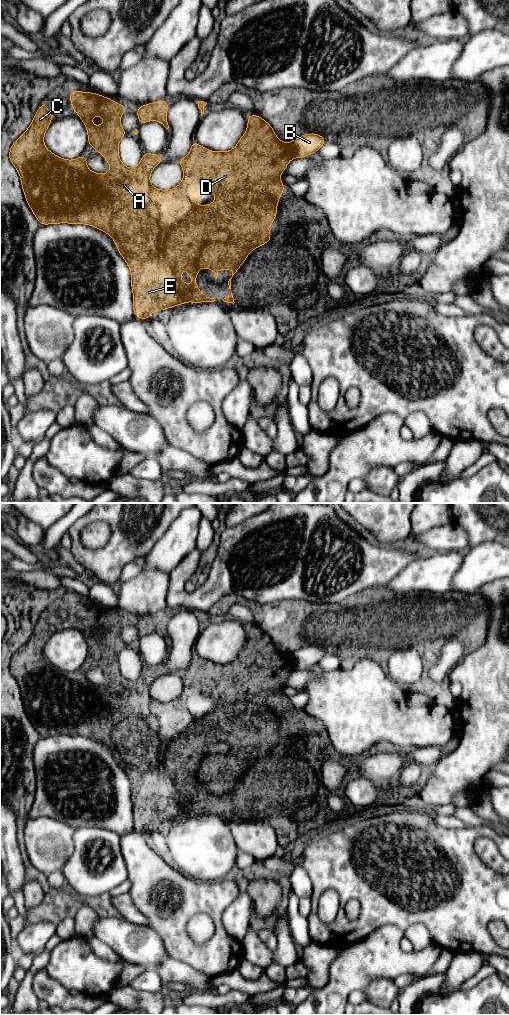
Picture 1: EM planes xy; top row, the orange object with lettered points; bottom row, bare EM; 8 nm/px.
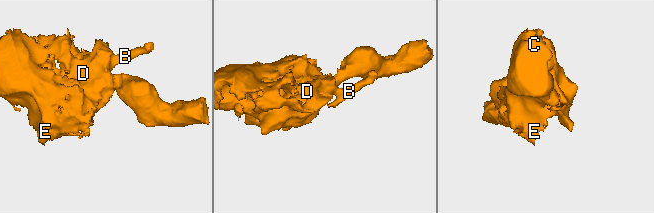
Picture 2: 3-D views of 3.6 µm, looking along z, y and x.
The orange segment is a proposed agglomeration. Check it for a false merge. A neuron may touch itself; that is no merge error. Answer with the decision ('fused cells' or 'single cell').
fused cells

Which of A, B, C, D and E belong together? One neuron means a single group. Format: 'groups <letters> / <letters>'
groups A C D E / B

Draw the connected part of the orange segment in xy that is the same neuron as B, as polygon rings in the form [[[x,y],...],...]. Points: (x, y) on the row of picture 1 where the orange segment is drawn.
[[[309,133],[301,135],[290,142],[294,157],[304,158],[317,152],[327,141],[322,135]]]

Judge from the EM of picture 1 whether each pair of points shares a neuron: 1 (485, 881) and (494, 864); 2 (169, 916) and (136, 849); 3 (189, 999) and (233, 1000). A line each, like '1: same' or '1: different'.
1: different
2: same
3: same

